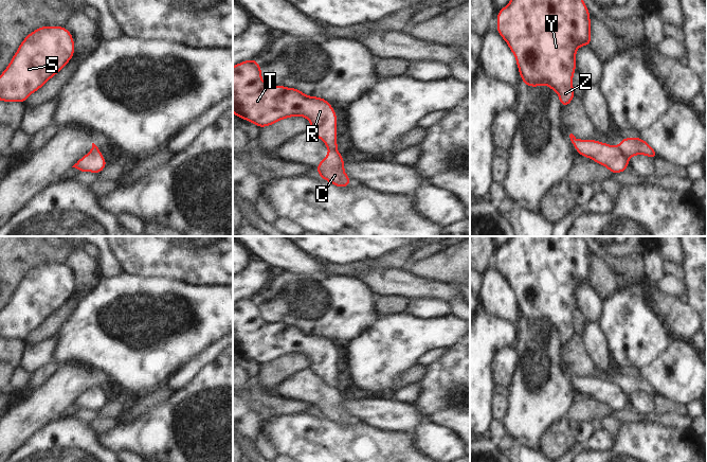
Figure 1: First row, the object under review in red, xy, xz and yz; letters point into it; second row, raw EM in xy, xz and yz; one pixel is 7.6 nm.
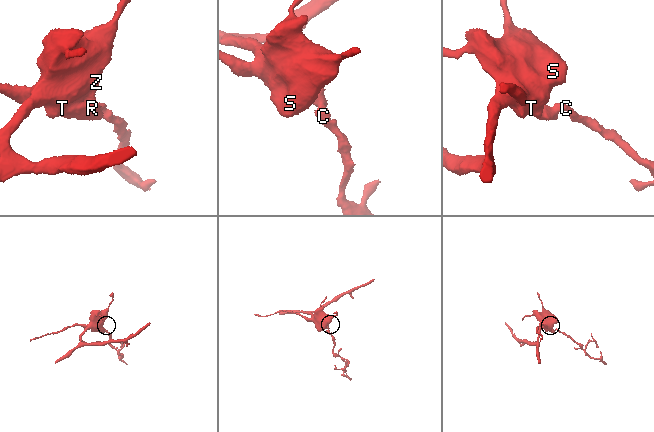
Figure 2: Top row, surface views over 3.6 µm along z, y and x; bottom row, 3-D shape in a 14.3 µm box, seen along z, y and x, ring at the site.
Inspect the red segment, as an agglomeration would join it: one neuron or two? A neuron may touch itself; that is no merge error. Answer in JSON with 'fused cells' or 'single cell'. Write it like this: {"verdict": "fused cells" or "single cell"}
{"verdict": "fused cells"}

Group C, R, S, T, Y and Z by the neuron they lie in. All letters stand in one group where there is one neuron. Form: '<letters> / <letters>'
C / R S T Y Z

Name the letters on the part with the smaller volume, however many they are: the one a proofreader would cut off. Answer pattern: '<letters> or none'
C.

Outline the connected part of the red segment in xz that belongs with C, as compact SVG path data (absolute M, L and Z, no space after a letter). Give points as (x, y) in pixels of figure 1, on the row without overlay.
M329 386L328 393L315 405L321 415L337 424L347 425L351 419L344 409L344 395L337 387Z

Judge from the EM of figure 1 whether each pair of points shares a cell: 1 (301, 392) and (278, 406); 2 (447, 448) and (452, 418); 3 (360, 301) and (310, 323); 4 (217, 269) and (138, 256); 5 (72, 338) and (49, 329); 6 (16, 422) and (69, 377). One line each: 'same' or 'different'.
1: different
2: different
3: same
4: same
5: different
6: same

